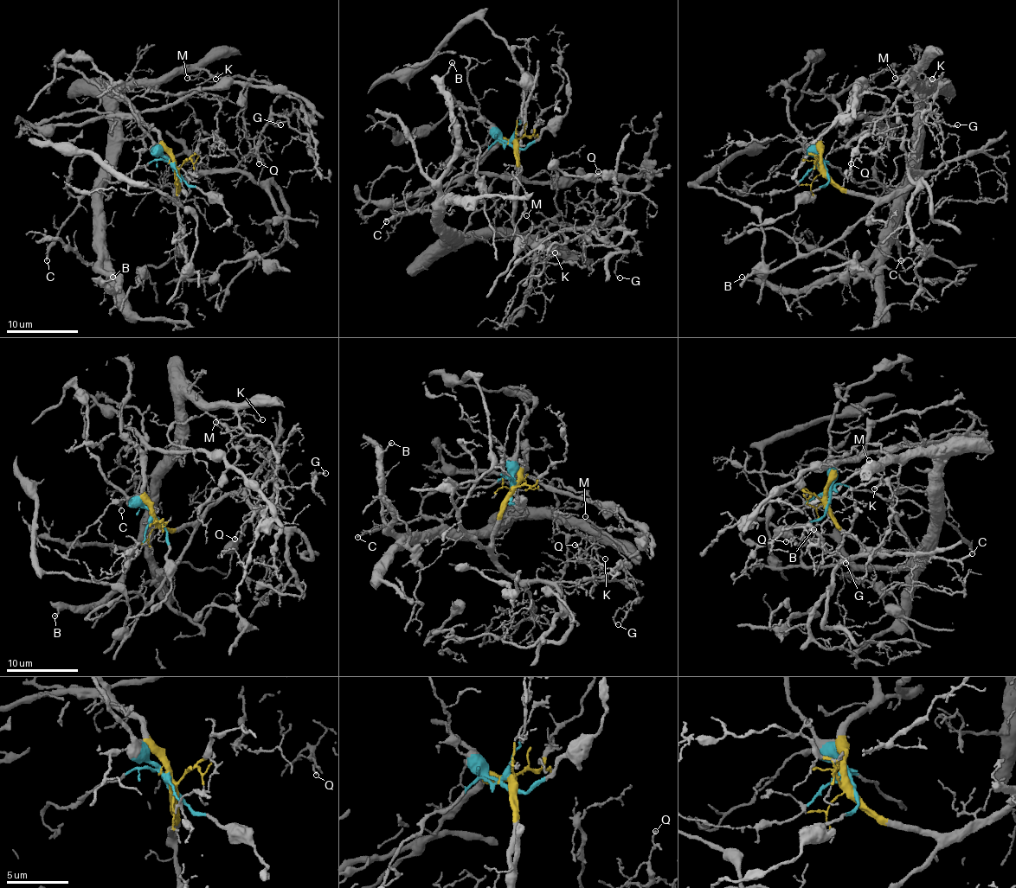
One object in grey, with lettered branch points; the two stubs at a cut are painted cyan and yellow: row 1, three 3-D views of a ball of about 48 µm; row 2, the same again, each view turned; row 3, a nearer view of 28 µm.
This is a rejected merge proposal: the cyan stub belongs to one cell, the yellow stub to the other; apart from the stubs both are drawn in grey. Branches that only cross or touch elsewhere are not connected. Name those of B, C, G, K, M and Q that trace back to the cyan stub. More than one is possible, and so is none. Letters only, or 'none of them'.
B, C, K, M

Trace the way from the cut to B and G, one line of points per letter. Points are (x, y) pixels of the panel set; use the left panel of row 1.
B: (173, 169), (153, 159), (97, 188), (97, 240), (102, 269), (117, 280), (113, 289), (105, 282), (113, 277)
G: (175, 169), (175, 197), (175, 190), (195, 175), (232, 170), (275, 114), (295, 111), (275, 125), (281, 125)

